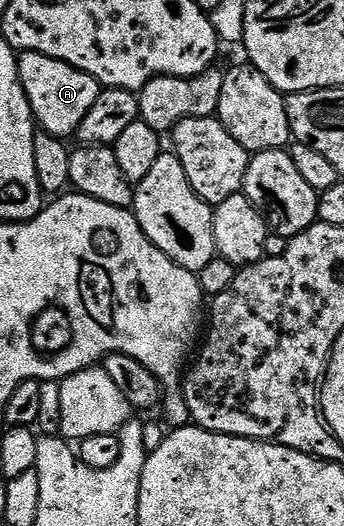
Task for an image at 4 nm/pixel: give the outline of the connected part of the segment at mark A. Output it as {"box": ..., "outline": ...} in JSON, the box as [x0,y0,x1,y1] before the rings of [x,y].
{"box":[17,53,103,138],"outline":[[[20,53],[17,57],[17,69],[21,85],[27,94],[27,102],[33,111],[34,121],[39,125],[40,131],[49,132],[58,138],[69,138],[76,133],[83,118],[87,118],[87,110],[95,106],[103,90],[102,85],[95,78],[91,78],[91,74],[47,54]]]}

